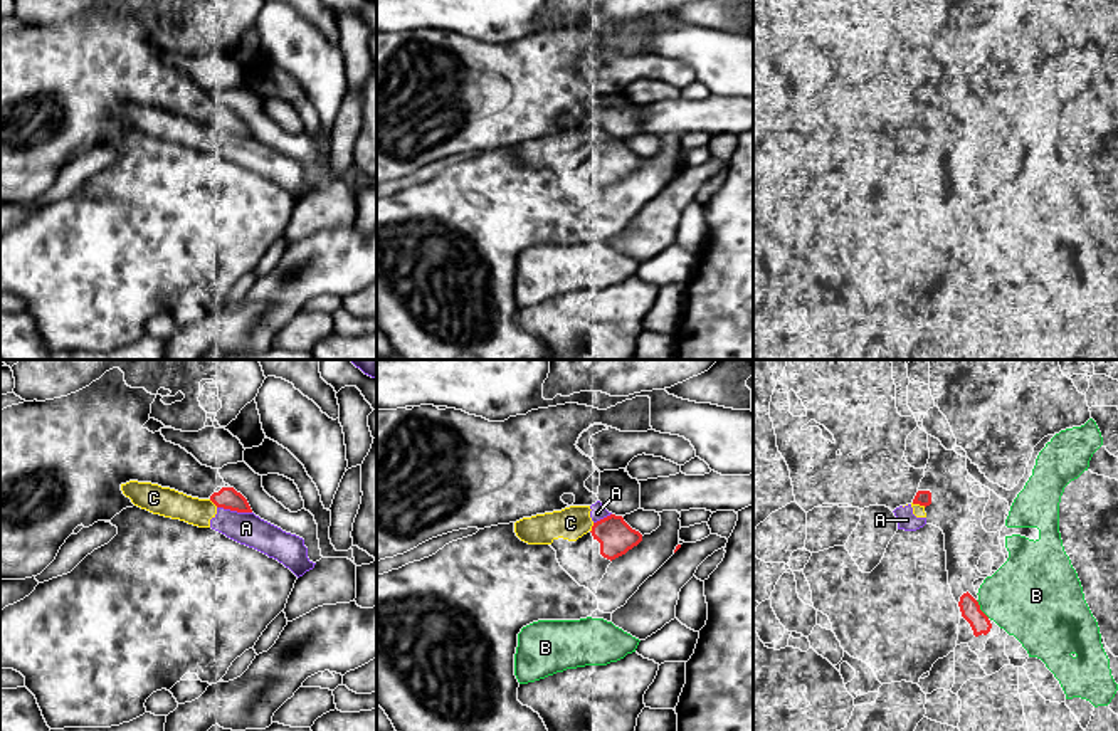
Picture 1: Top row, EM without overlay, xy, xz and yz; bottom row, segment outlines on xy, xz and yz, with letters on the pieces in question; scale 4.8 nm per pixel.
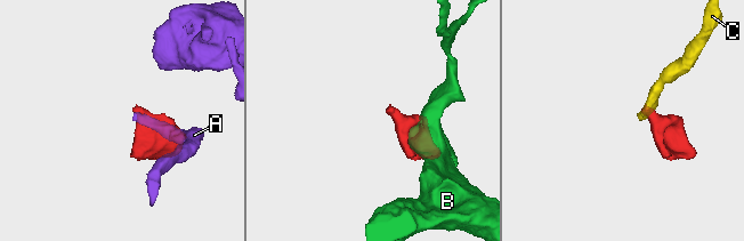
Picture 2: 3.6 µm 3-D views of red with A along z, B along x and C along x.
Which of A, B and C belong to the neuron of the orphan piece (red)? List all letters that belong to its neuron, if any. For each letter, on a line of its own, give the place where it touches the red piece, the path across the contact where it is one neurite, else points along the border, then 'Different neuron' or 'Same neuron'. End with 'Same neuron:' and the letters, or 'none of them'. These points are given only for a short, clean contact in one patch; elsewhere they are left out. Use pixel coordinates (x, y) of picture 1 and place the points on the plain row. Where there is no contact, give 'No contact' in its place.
A: Touches red at xy (234, 133). Boundary: xy (217, 130), (251, 136). Different neuron
B: Touches red at yz (979, 232). Different neuron
C: Touches red at xz (592, 152). Different neuron
Same neuron: none of them

